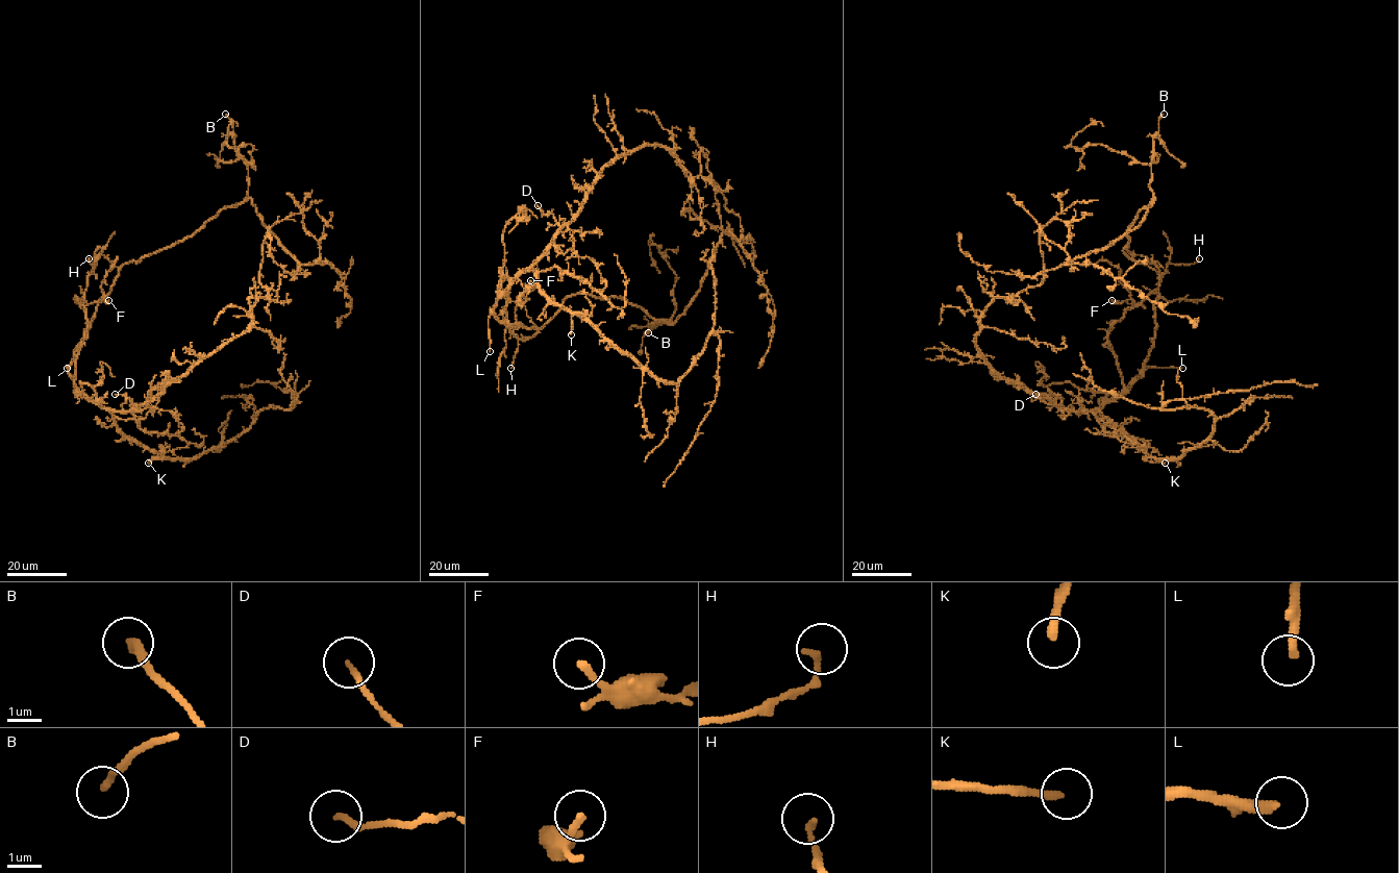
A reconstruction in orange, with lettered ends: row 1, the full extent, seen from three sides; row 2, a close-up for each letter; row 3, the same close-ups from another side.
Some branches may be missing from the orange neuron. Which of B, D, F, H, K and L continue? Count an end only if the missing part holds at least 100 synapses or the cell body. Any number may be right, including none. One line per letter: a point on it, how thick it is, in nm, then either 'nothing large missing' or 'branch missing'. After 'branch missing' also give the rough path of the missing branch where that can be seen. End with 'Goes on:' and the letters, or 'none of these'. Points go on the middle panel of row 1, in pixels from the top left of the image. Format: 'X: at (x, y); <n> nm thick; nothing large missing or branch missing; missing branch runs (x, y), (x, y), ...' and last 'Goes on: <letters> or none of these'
B: at (648, 332); 240 nm thick; nothing large missing
D: at (538, 205); 180 nm thick; nothing large missing
F: at (530, 280); 220 nm thick; nothing large missing
H: at (510, 368); 180 nm thick; nothing large missing
K: at (571, 334); 240 nm thick; nothing large missing
L: at (490, 351); 280 nm thick; branch missing; missing branch runs (490, 351), (495, 401), (511, 448), (521, 459), (529, 478), (530, 488), (519, 506), (522, 566)
Goes on: L

